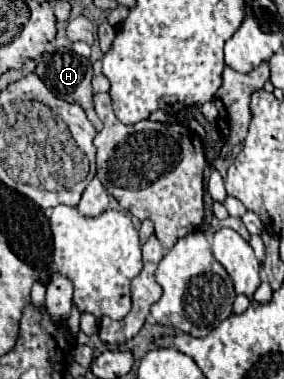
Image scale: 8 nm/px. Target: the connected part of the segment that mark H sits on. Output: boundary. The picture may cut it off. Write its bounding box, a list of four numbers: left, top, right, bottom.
[35,47,103,131]

